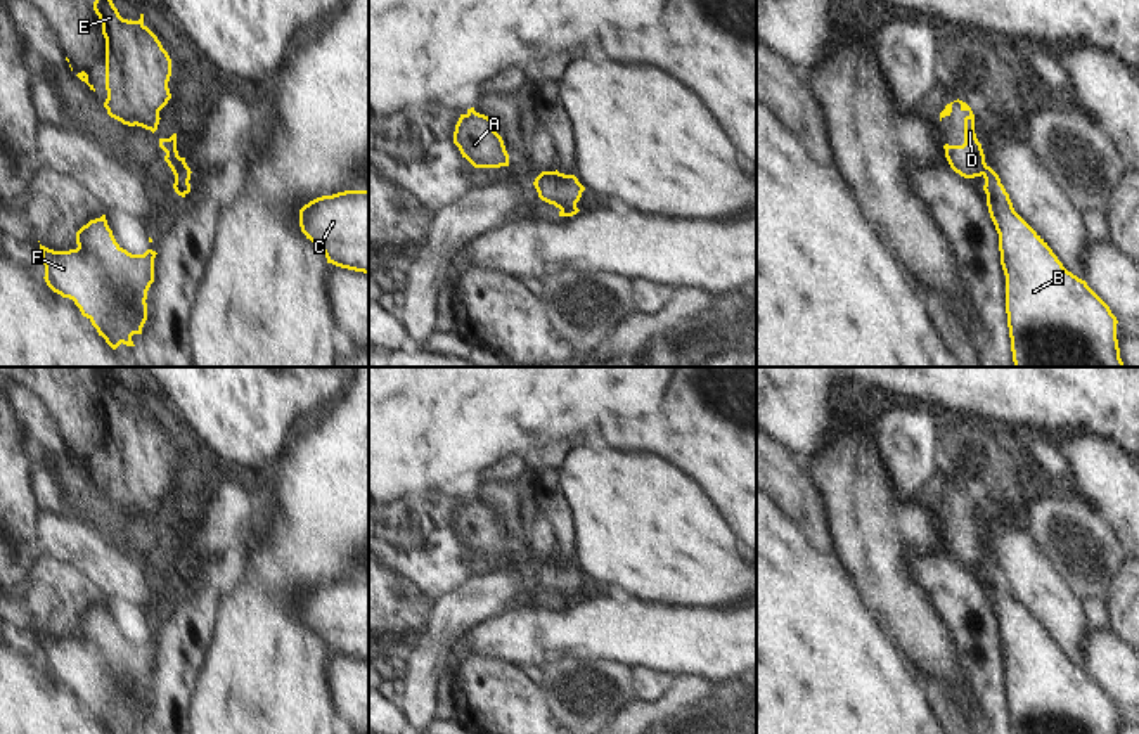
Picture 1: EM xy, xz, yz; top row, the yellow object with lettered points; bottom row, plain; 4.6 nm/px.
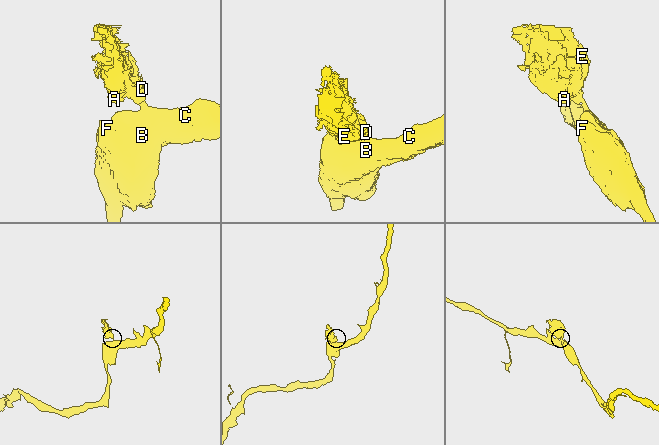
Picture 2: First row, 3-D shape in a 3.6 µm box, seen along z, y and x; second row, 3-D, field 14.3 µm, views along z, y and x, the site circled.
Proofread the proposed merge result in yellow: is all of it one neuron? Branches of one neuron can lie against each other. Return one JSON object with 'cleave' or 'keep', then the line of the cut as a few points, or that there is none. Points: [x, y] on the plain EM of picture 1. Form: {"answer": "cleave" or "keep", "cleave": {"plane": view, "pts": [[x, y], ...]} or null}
{"answer": "cleave", "cleave": {"plane": "xy", "pts": [[186, 553], [173, 561]]}}

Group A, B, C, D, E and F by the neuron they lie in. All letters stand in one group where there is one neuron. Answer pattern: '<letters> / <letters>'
A D E / B C F

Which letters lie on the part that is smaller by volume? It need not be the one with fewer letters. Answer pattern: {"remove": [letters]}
{"remove": ["A", "D", "E"]}

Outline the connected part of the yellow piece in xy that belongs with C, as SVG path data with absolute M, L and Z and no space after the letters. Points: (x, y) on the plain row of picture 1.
M369 578L322 583L299 597L301 620L325 642L327 651L369 661Z

